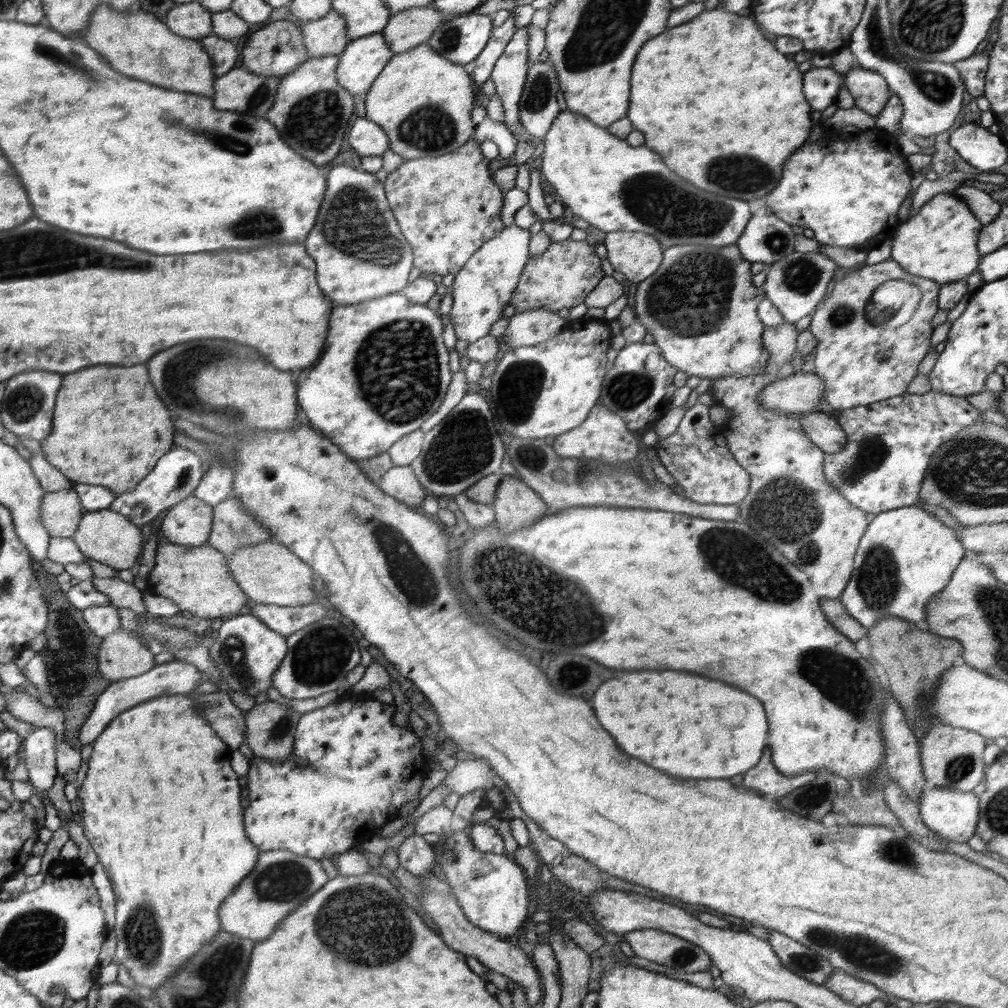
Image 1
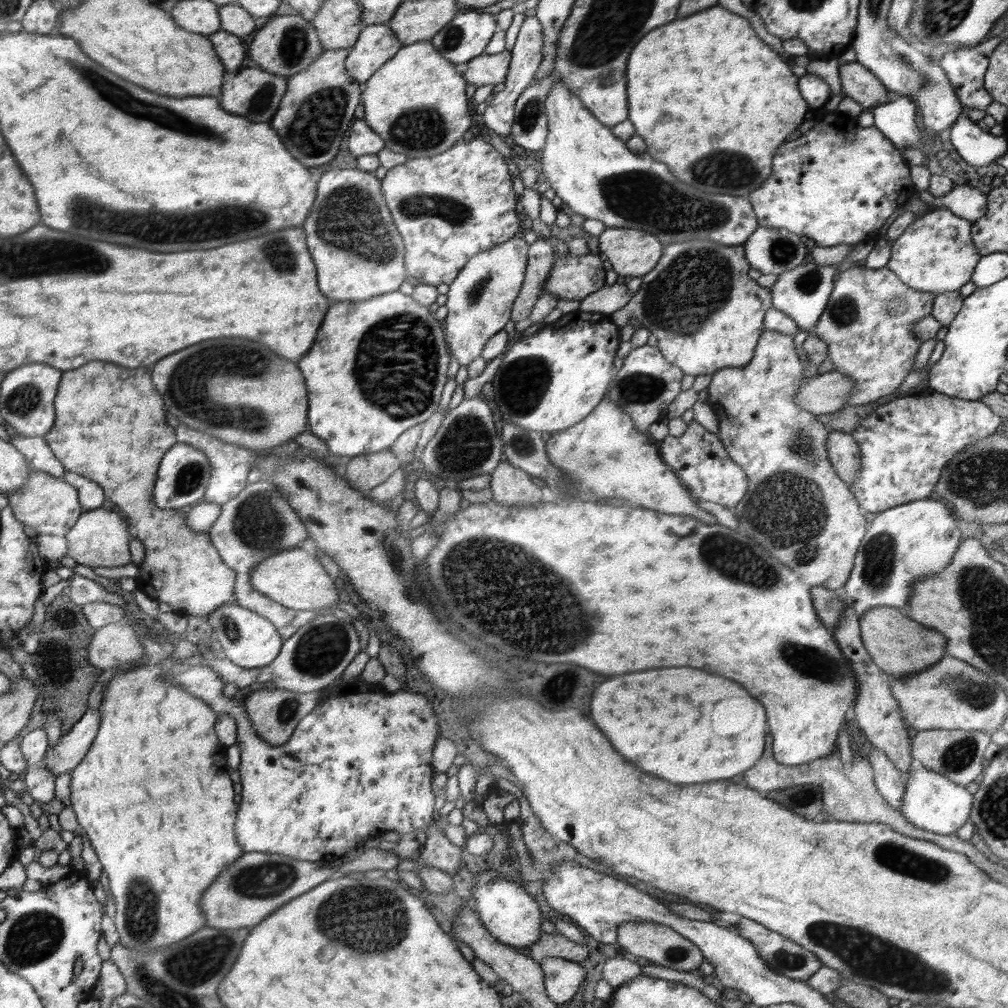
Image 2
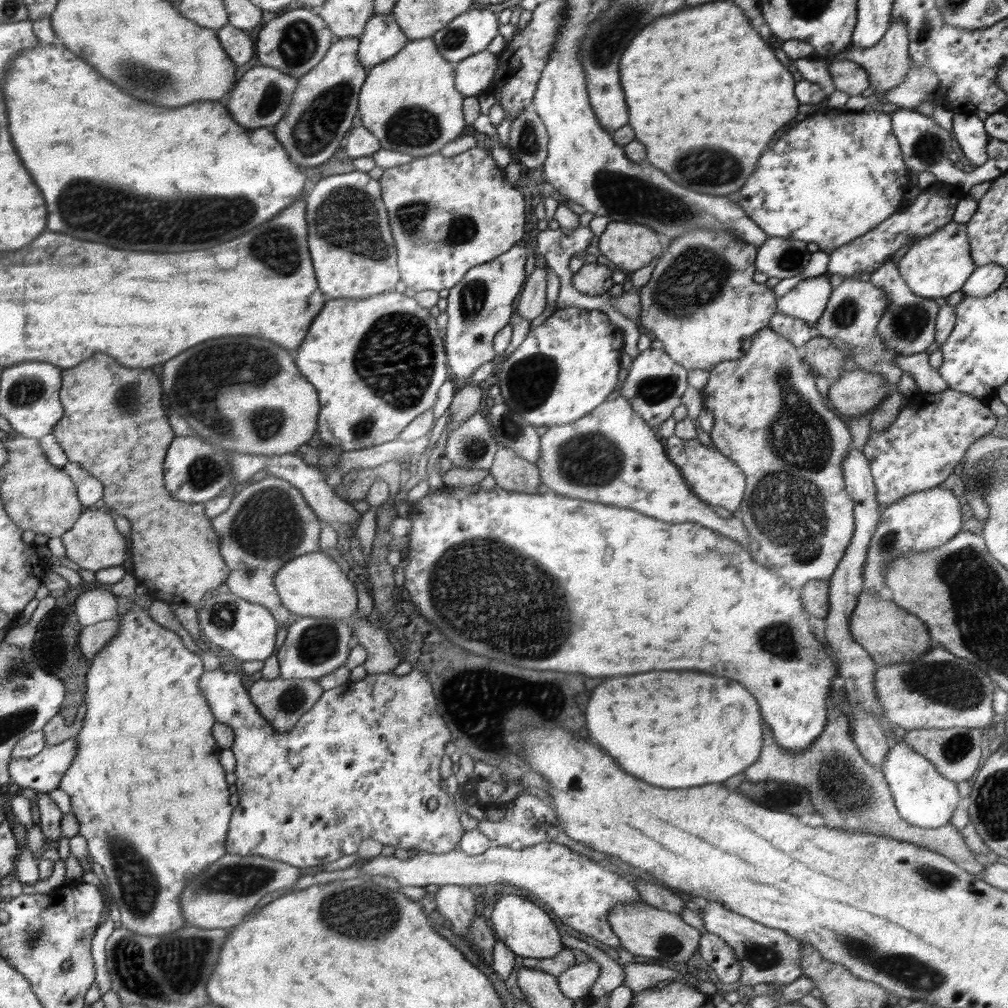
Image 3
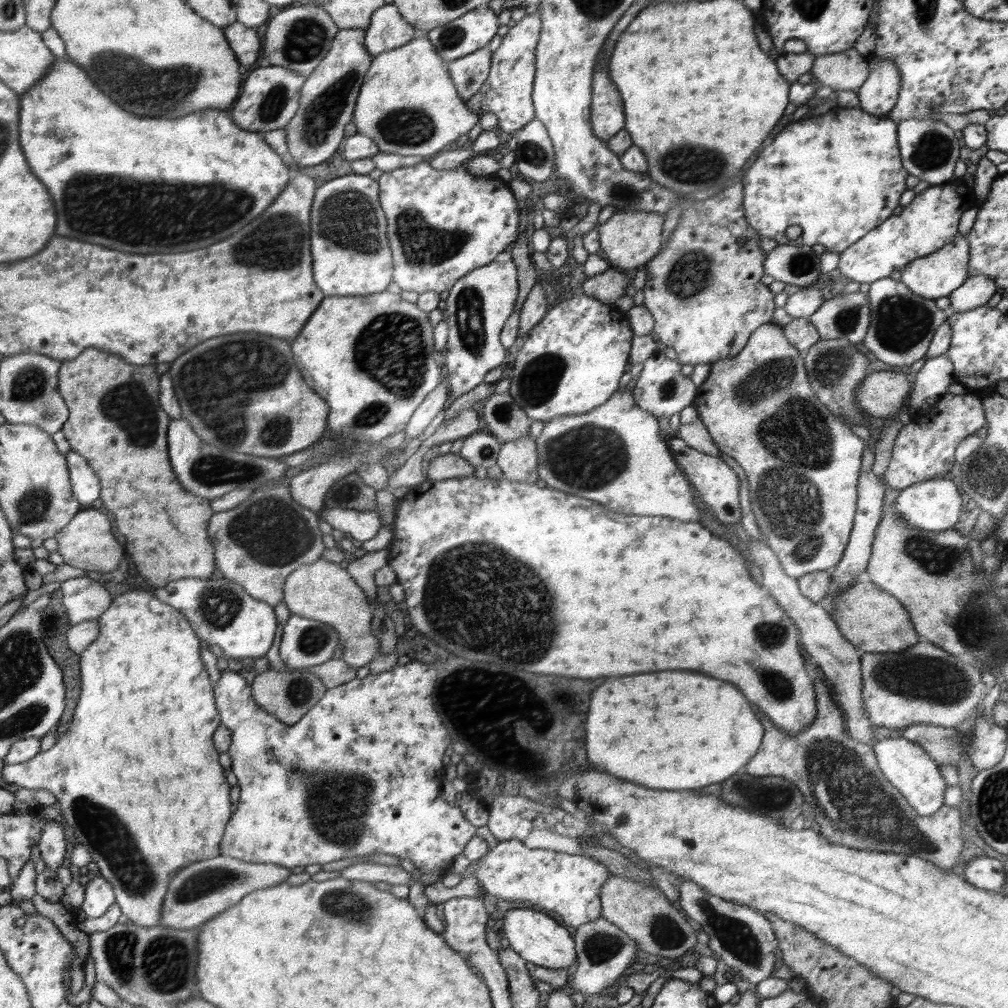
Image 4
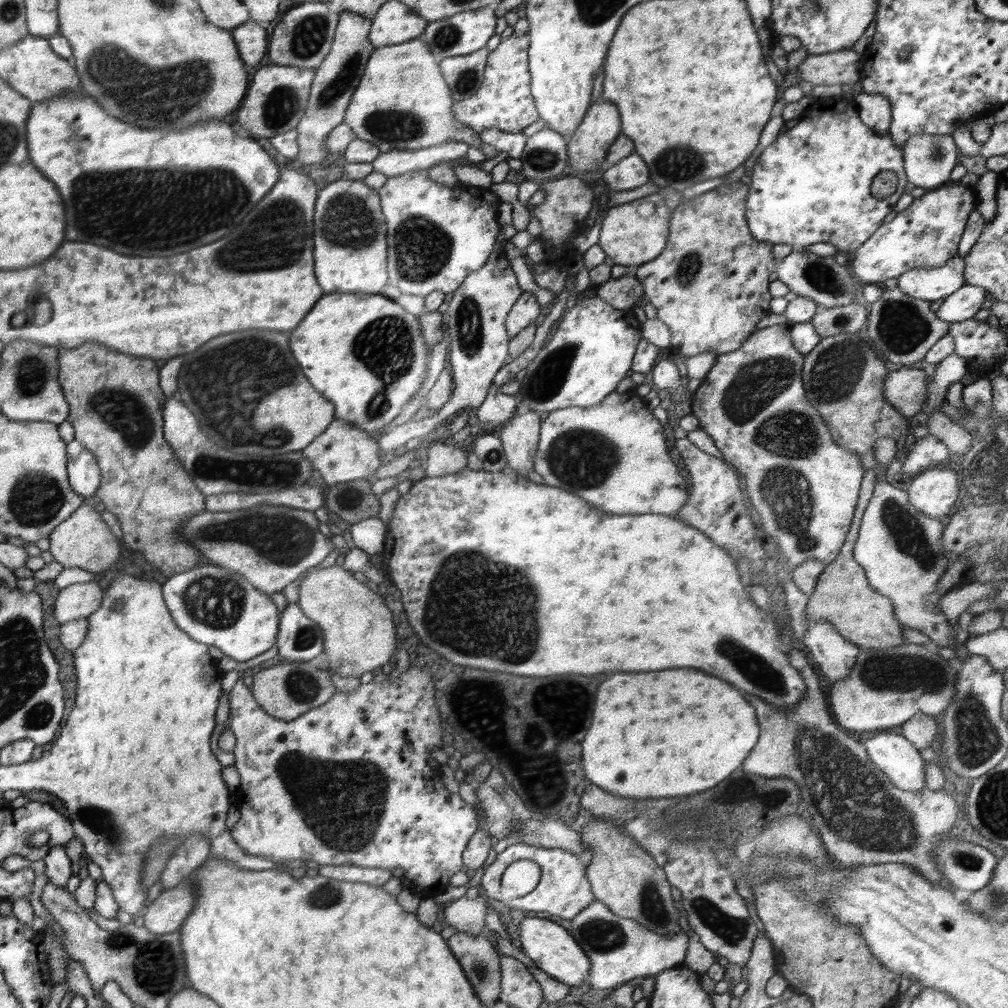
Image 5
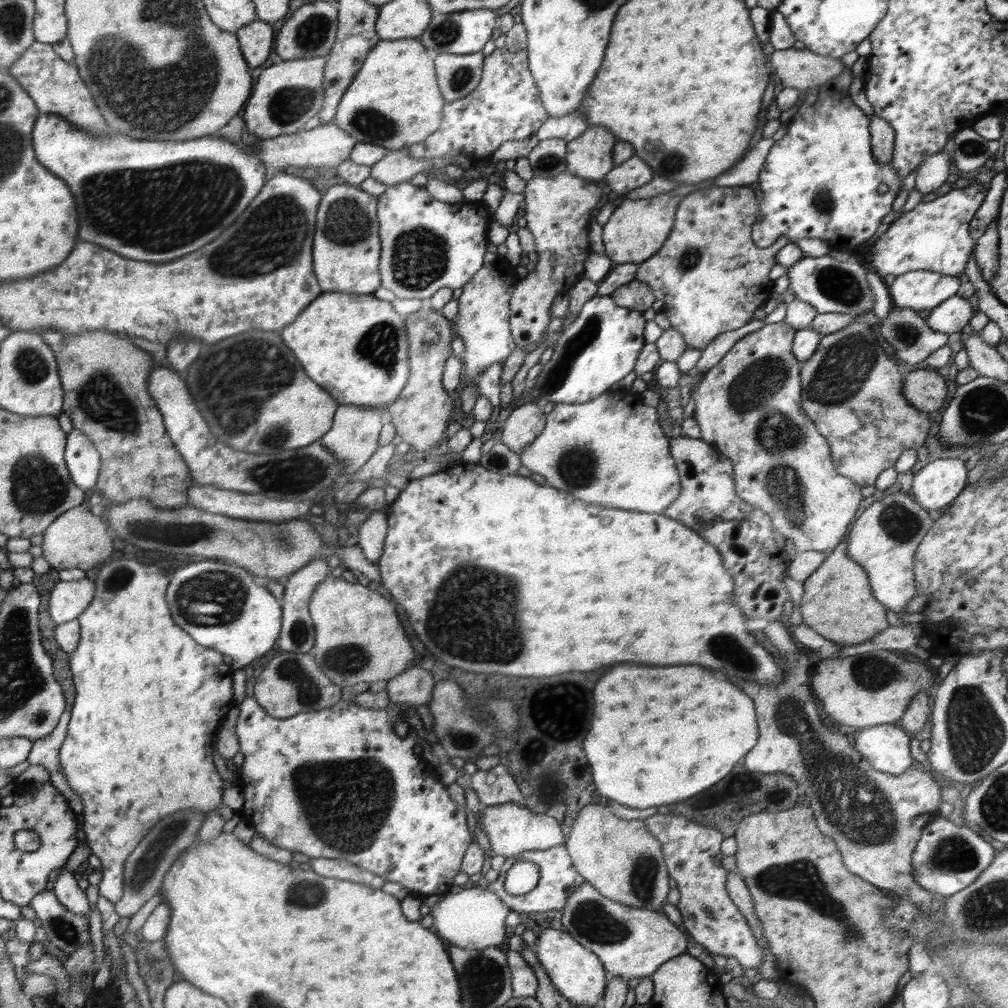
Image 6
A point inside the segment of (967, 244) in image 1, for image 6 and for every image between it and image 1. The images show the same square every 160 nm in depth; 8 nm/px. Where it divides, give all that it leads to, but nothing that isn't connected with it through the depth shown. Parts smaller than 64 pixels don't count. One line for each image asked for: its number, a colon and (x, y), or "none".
2: (936, 254)
3: (939, 264)
4: (937, 275)
5: (935, 283)
6: (922, 290)

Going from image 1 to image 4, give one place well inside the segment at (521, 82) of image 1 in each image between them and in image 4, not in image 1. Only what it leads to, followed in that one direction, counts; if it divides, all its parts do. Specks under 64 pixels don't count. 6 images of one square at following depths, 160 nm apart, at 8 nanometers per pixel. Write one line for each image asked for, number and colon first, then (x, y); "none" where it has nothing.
2: (485, 69)
3: (476, 74)
4: (468, 73)

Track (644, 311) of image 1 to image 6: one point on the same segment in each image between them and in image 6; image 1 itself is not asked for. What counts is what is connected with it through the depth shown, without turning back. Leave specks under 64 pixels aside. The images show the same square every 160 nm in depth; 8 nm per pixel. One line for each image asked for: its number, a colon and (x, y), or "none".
2: (707, 314)
3: (701, 302)
4: (703, 289)
5: (710, 285)
6: (710, 277)

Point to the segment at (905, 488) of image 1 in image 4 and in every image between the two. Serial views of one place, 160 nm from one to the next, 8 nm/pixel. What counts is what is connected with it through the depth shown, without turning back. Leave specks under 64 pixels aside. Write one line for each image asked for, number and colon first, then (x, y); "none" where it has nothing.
2: (905, 443)
3: (916, 452)
4: (926, 450)

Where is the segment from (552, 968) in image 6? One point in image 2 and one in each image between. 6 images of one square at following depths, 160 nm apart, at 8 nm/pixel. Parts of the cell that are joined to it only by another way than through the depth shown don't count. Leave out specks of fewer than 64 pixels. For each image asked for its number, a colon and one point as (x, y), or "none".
2: (511, 914)
3: (526, 929)
4: (537, 938)
5: (549, 945)

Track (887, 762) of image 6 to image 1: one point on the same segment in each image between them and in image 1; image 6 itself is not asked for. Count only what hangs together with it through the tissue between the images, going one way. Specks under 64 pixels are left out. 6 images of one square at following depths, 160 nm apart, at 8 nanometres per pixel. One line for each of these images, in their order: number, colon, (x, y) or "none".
1: (954, 815)
2: (931, 802)
3: (924, 798)
4: (915, 774)
5: (898, 759)

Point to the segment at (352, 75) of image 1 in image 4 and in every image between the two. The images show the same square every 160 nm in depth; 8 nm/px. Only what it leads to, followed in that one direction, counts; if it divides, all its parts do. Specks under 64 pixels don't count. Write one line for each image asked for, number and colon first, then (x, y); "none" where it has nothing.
2: (377, 44)
3: (383, 38)
4: (387, 31)

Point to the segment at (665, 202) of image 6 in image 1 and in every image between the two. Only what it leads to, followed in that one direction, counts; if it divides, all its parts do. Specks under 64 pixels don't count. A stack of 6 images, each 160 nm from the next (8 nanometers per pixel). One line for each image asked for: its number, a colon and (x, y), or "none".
1: (636, 255)
2: (632, 252)
3: (629, 246)
4: (631, 239)
5: (633, 233)

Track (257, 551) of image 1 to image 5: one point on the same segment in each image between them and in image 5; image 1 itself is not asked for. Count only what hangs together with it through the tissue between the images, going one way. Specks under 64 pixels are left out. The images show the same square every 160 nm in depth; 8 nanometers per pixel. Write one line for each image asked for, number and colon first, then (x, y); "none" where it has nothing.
2: (294, 578)
3: (311, 585)
4: (323, 591)
5: (359, 633)

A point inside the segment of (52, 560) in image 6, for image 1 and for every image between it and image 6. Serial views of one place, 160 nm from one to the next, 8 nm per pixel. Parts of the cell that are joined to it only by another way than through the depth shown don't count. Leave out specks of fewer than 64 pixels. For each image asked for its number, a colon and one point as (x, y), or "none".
1: (107, 536)
2: (100, 539)
3: (94, 544)
4: (87, 543)
5: (87, 542)

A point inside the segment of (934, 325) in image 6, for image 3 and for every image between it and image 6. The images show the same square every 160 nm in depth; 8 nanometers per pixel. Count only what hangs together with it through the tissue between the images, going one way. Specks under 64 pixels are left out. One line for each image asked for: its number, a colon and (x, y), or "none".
3: (986, 279)
4: (976, 291)
5: (965, 303)

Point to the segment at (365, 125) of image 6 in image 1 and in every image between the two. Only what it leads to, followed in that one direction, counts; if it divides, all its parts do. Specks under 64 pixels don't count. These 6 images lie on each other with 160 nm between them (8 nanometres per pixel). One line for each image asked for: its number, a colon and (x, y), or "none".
1: (423, 102)
2: (417, 102)
3: (410, 103)
4: (409, 106)
5: (403, 103)

